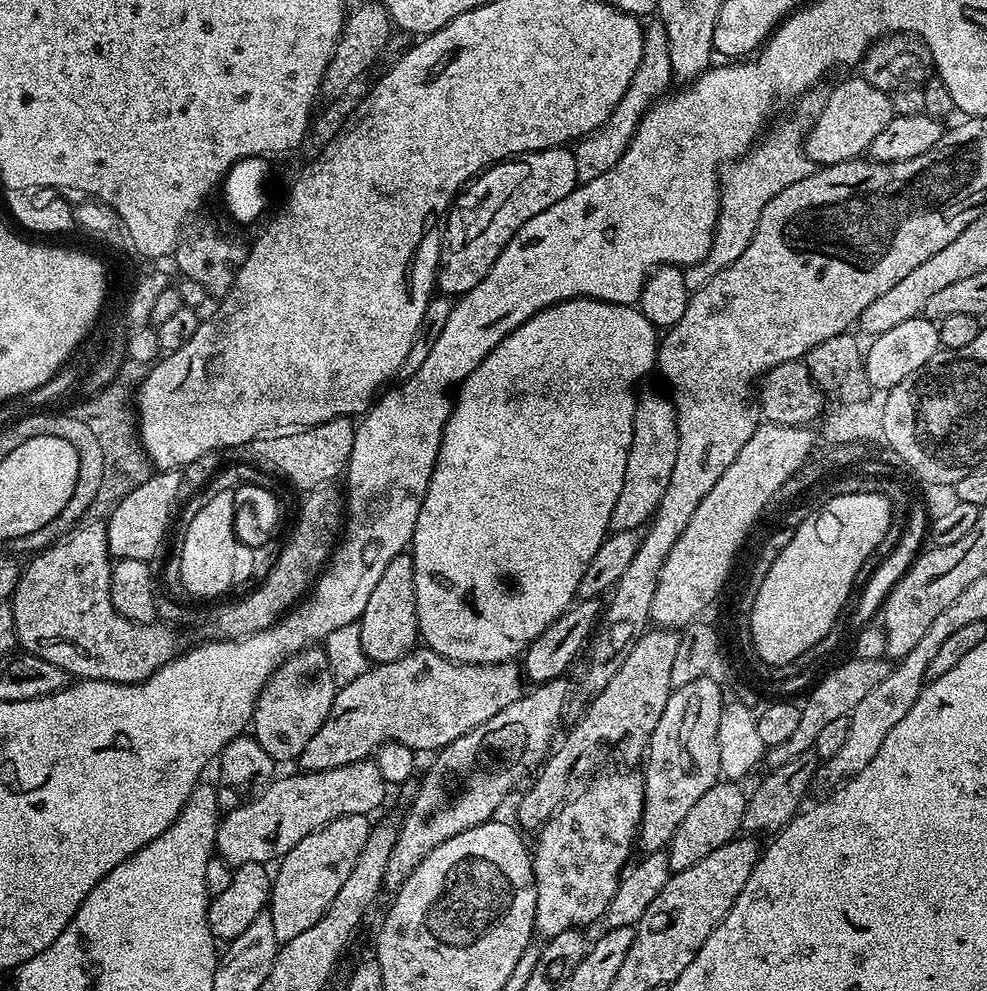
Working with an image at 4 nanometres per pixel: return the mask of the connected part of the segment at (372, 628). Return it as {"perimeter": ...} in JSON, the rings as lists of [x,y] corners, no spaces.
{"perimeter":[[[411,555],[396,556],[390,566],[378,578],[370,602],[359,618],[362,650],[373,665],[394,662],[405,656],[418,644],[418,618],[416,617],[416,587],[414,586],[414,562]]]}

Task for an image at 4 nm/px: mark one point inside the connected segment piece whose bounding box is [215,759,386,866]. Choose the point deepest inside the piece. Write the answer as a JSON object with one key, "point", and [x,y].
{"point":[268,826]}

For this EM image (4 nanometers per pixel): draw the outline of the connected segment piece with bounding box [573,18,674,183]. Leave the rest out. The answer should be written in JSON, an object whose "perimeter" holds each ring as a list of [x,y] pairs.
{"perimeter":[[[658,18],[651,19],[645,25],[642,60],[638,64],[634,78],[631,79],[630,86],[627,87],[626,94],[608,116],[607,122],[591,136],[583,137],[573,149],[575,174],[579,183],[598,178],[599,175],[610,170],[611,166],[617,164],[619,158],[629,148],[642,118],[653,104],[669,91],[668,86],[670,82],[672,83],[673,78],[670,66],[669,39],[666,35],[665,24]]]}

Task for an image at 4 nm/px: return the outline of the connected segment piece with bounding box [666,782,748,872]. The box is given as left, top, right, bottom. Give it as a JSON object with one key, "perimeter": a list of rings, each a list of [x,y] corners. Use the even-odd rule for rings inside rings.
{"perimeter":[[[717,782],[687,811],[686,818],[674,830],[672,840],[666,847],[673,872],[681,872],[686,870],[686,866],[694,866],[694,862],[702,862],[702,858],[706,858],[706,854],[714,854],[718,846],[737,839],[744,826],[748,805],[748,796],[740,787],[736,782]]]}

